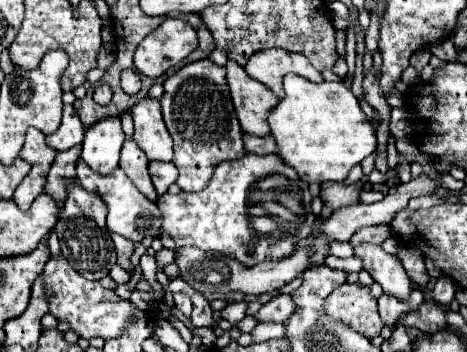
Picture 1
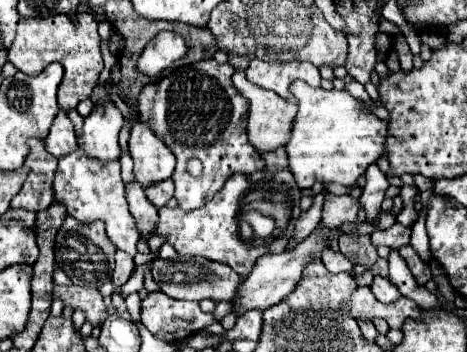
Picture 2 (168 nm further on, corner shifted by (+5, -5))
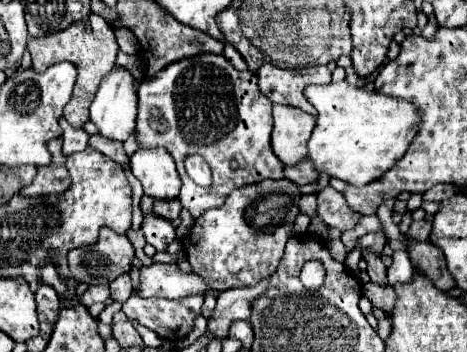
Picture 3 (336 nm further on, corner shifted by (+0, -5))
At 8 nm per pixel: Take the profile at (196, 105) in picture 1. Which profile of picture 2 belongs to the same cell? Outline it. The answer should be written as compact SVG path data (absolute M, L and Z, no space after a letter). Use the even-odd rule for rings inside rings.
M212 60L194 62L182 66L158 82L146 84L138 96L138 118L146 122L158 138L176 156L176 170L172 182L176 186L174 198L184 210L202 208L224 182L234 174L252 174L264 170L260 150L250 146L246 138L246 98L234 90L232 74L236 70L226 62L218 64ZM198 158L204 164L202 176L194 178L186 172L186 162Z

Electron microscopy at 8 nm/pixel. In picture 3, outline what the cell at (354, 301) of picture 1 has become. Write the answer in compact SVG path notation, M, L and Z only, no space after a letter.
M373 282L363 284L363 296L367 296L367 300L375 308L383 310L385 314L391 314L393 308L395 308L395 302L397 302L397 294L395 294L395 290L391 286L383 288L383 286L375 286Z

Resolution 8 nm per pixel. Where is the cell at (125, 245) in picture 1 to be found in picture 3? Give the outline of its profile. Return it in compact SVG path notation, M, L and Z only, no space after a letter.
M127 272L119 274L111 284L111 298L117 300L117 302L125 302L131 294L133 294L133 288L131 288L131 278Z

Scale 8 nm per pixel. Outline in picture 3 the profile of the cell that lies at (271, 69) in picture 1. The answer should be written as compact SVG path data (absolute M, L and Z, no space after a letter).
M261 64L257 70L259 88L271 100L287 106L297 106L309 114L315 114L315 108L303 96L307 84L329 84L331 72L327 66L307 66L299 70L283 70L273 64Z

